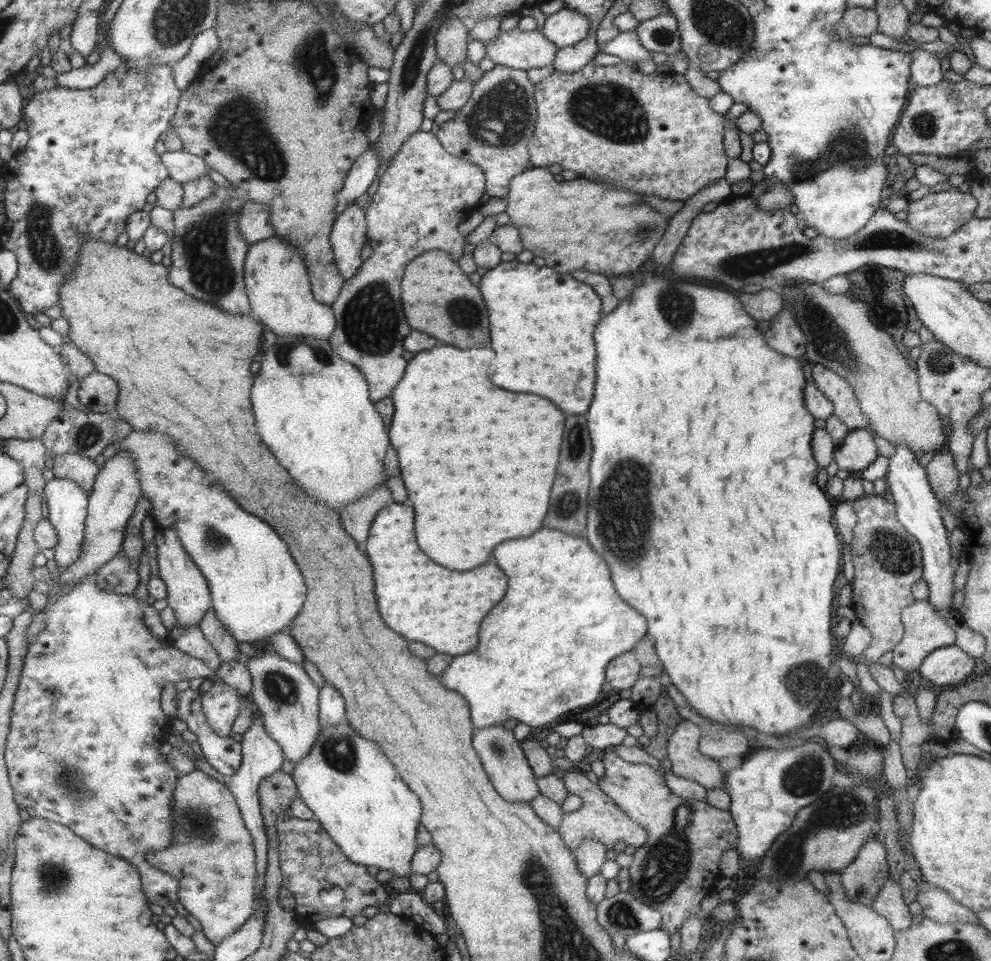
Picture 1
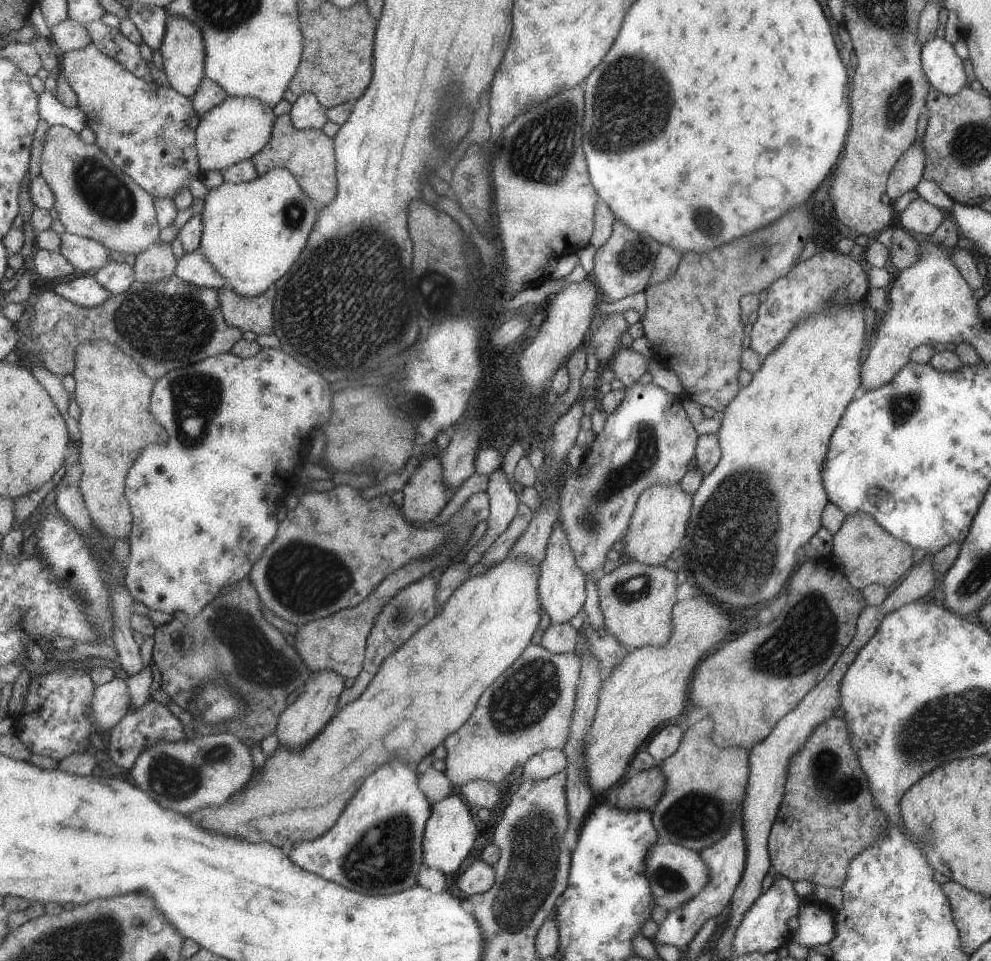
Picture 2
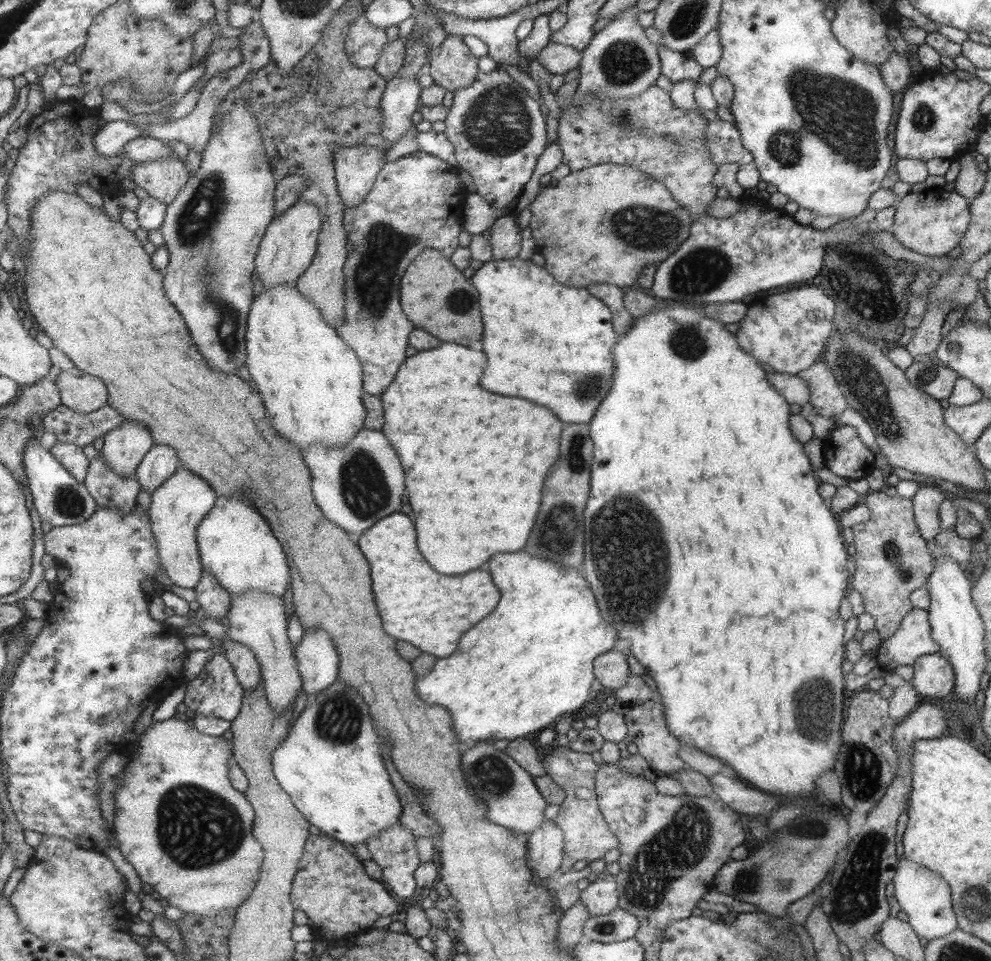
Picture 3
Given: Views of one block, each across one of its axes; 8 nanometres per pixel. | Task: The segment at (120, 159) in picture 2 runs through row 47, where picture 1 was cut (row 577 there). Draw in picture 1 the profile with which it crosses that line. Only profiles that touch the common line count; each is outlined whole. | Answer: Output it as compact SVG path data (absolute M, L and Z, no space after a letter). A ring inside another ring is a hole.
M98 572L91 574L81 583L74 585L71 591L65 593L58 586L51 586L51 591L48 595L48 626L45 631L39 634L39 638L28 646L28 655L25 660L24 669L22 672L22 680L19 686L19 691L16 695L15 706L13 706L11 718L11 734L7 740L7 752L5 752L5 760L9 767L9 776L11 784L15 790L15 796L19 808L26 810L31 817L41 817L49 819L53 822L58 822L63 826L69 826L71 830L81 835L81 838L87 839L92 845L101 850L107 851L109 854L117 855L121 859L131 863L137 867L137 874L140 875L141 886L145 893L145 898L149 902L157 904L157 906L177 906L177 888L179 881L175 877L171 877L169 873L165 873L157 867L149 865L145 861L147 852L157 852L169 846L172 835L171 822L171 792L175 788L177 782L177 772L167 763L167 755L159 753L159 746L167 739L171 732L171 718L165 715L165 712L159 707L161 690L167 687L168 684L174 685L178 681L190 681L191 678L211 678L219 677L219 679L230 688L236 691L239 696L247 695L252 688L247 667L237 661L220 662L217 670L207 668L201 660L189 656L177 648L169 646L165 642L161 642L155 634L152 634L142 622L142 608L138 599L131 595L121 595L109 593L108 591L100 590L97 583Z

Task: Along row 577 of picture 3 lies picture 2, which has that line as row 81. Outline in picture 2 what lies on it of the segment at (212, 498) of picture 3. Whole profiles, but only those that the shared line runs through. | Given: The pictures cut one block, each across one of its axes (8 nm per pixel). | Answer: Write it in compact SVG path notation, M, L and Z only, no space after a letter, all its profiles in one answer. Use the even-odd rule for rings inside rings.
M167 16L165 20L165 33L158 47L161 54L162 72L166 79L166 86L182 96L192 98L201 80L204 79L204 42L200 30L187 20Z

